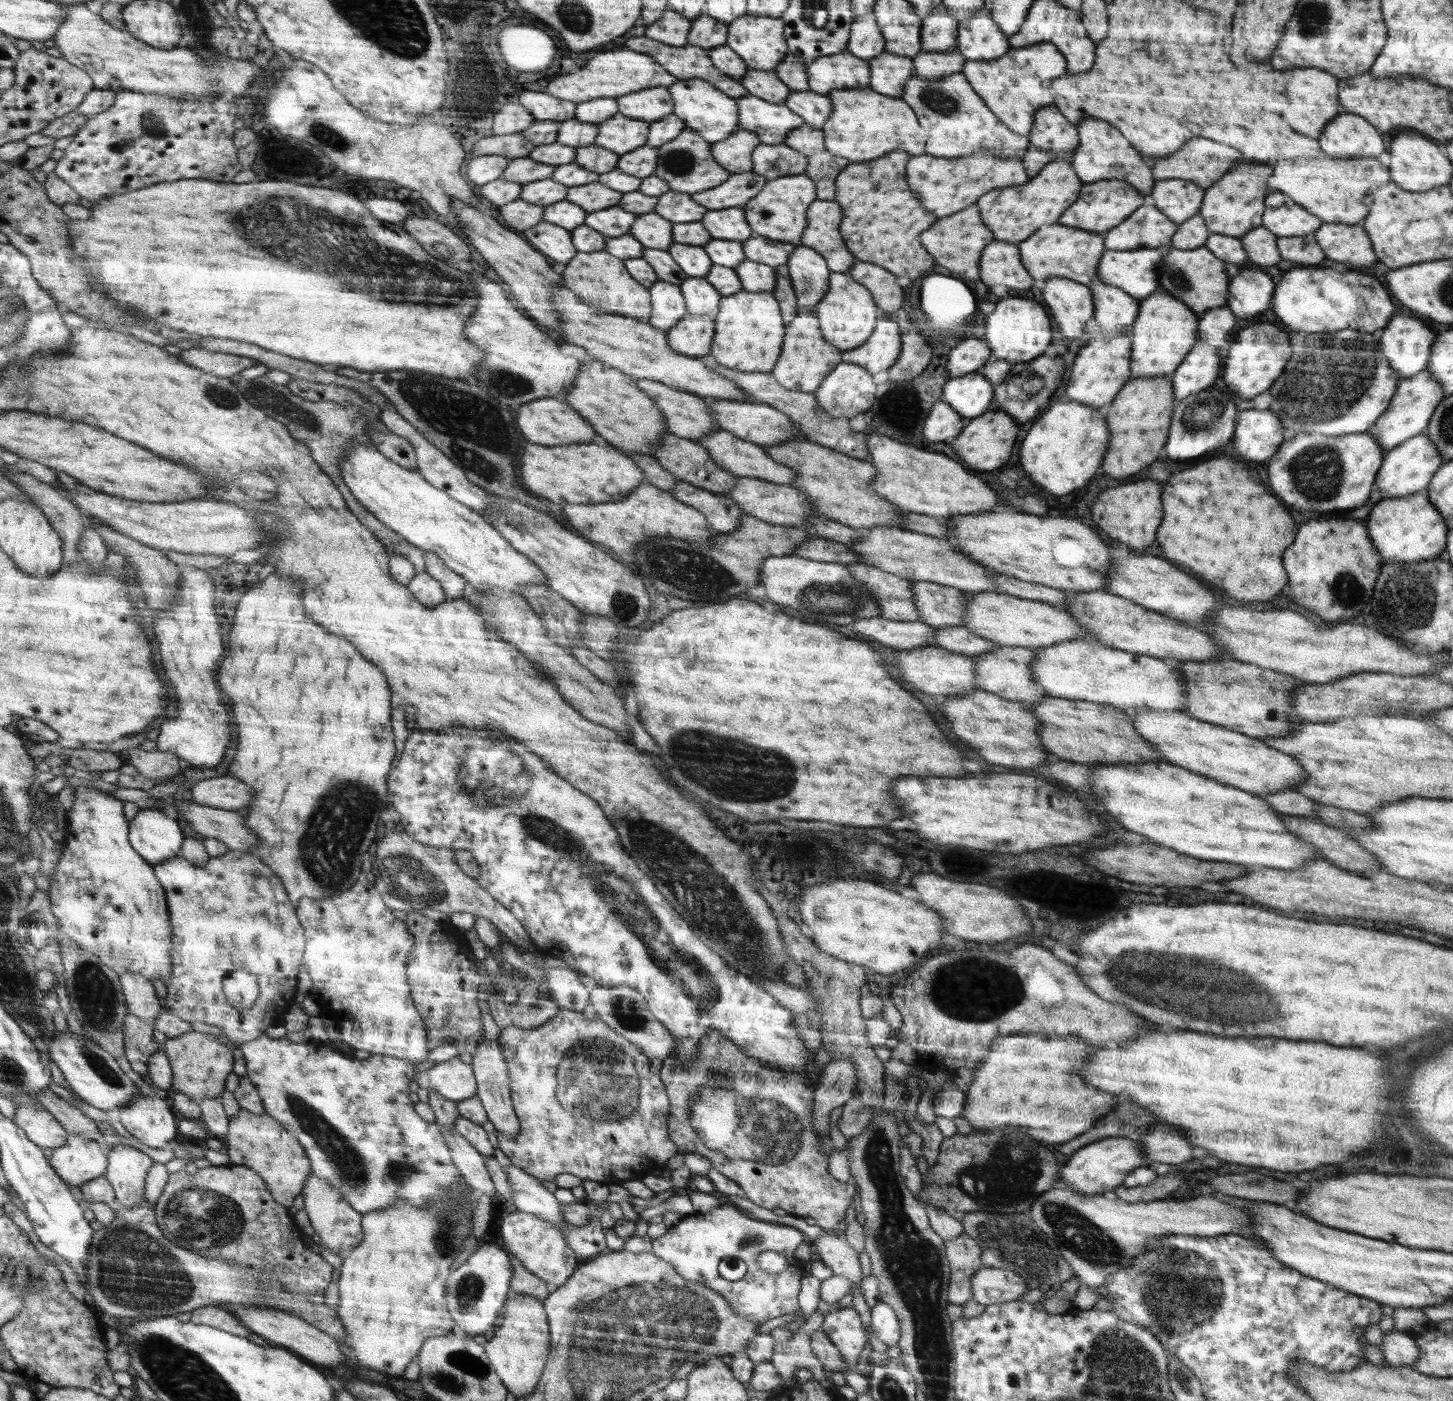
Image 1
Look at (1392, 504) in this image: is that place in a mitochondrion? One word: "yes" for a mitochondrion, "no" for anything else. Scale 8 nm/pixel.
no

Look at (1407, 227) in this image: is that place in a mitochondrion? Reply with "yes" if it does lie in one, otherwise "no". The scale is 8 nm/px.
no

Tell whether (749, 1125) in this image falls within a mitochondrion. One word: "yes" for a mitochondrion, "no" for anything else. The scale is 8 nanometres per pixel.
yes

